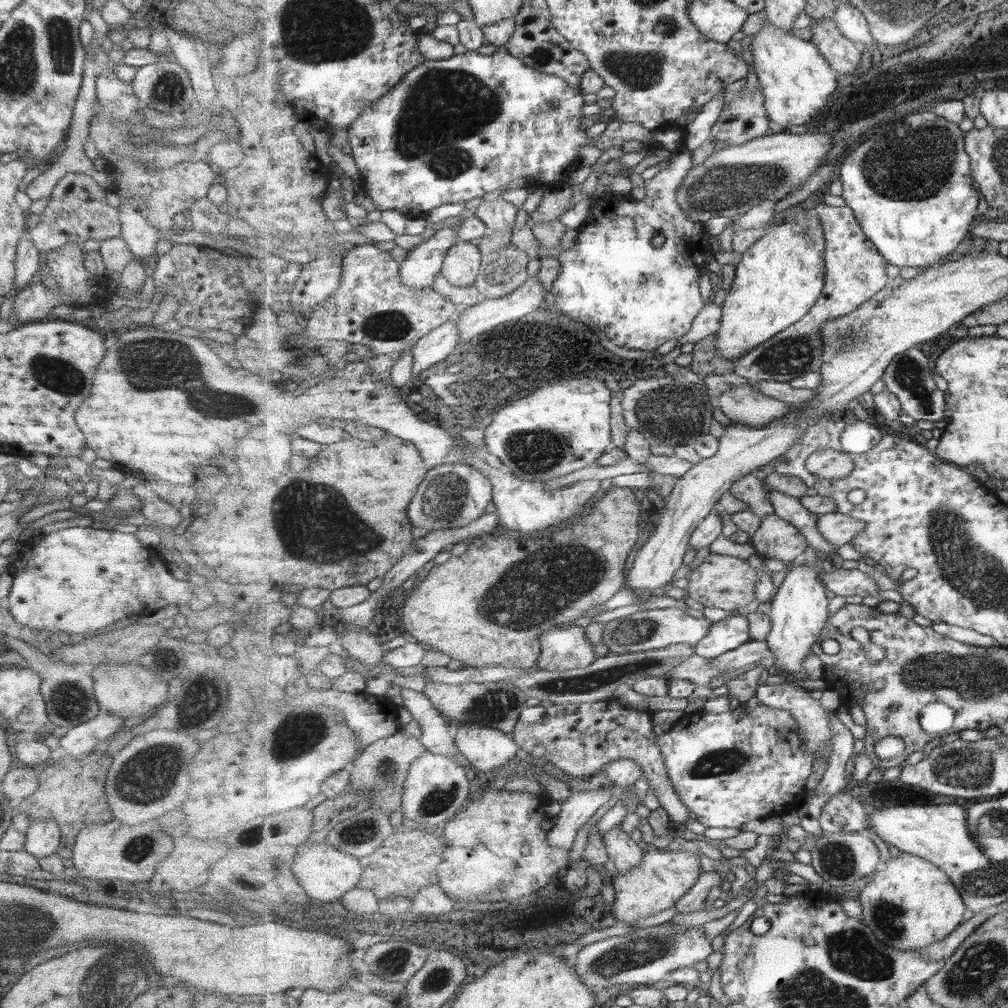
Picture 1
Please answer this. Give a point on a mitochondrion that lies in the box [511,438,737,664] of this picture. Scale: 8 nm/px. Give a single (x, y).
(640, 632)

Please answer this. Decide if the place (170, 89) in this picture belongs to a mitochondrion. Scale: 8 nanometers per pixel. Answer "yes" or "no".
yes

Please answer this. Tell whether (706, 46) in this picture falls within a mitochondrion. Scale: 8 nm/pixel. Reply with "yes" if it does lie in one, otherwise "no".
no

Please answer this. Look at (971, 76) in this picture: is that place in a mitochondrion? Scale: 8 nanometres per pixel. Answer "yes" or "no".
no

